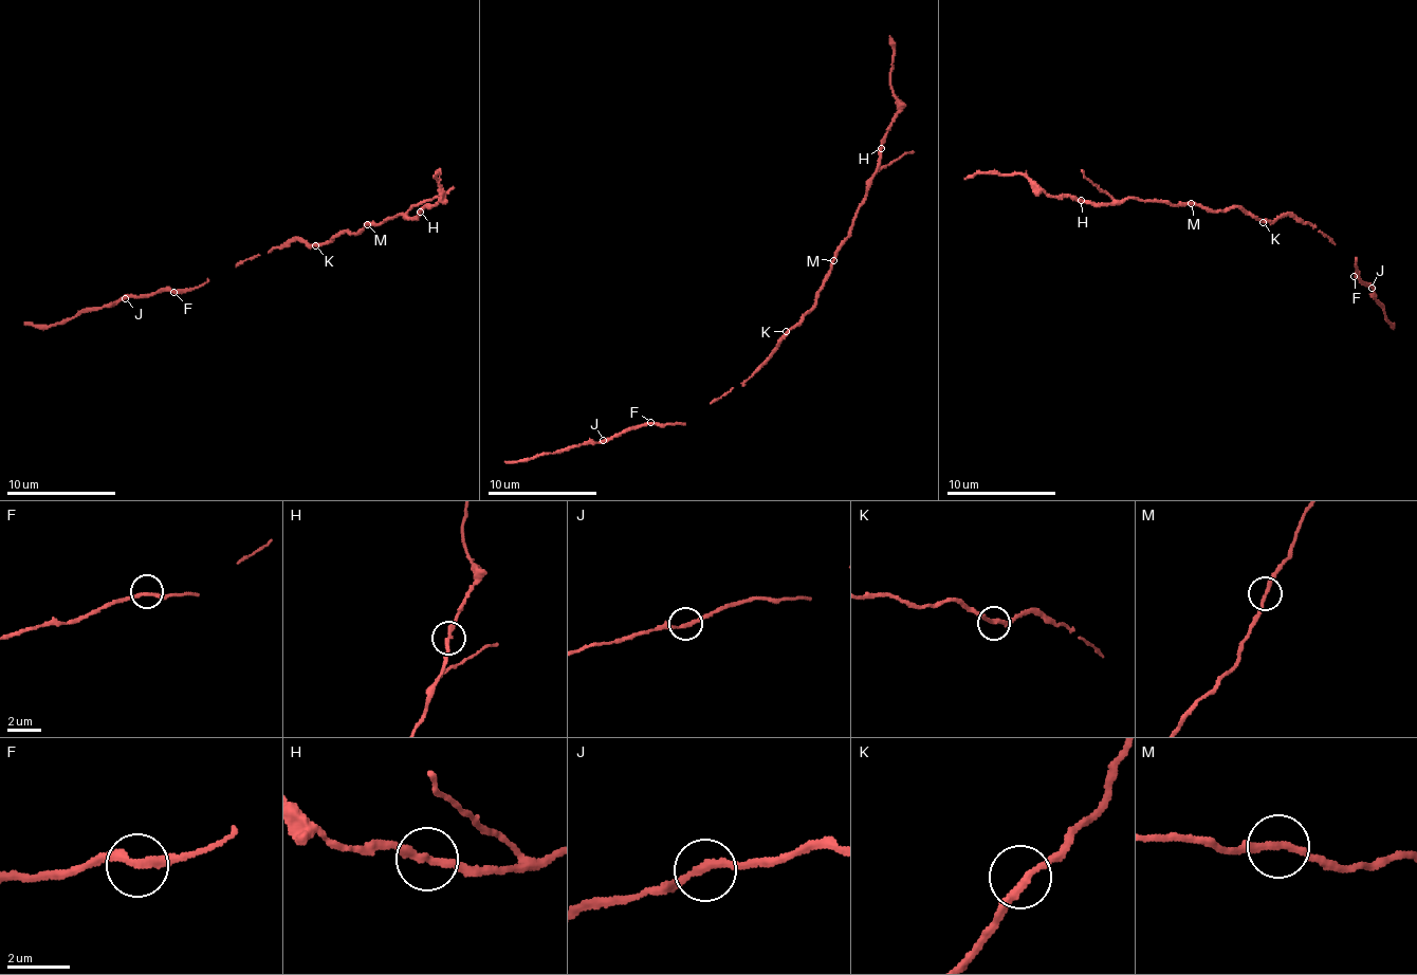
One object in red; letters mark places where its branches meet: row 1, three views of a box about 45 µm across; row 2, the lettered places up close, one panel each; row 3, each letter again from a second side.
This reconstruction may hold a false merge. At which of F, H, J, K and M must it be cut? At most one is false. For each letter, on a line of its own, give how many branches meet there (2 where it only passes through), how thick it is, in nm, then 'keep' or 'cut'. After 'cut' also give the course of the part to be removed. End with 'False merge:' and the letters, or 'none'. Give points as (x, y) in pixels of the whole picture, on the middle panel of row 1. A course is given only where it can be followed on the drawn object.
F: 2 | 240 nm | keep
H: 2 | 240 nm | keep
J: 2 | 240 nm | keep
K: 2 | 240 nm | keep
M: 2 | 240 nm | keep
False merge: none

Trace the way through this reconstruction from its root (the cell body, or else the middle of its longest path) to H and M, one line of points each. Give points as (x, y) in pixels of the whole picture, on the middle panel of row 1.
H: (788, 331), (814, 302), (833, 252), (847, 236), (866, 194), (880, 147)
M: (788, 331), (814, 302), (814, 295), (833, 260)

